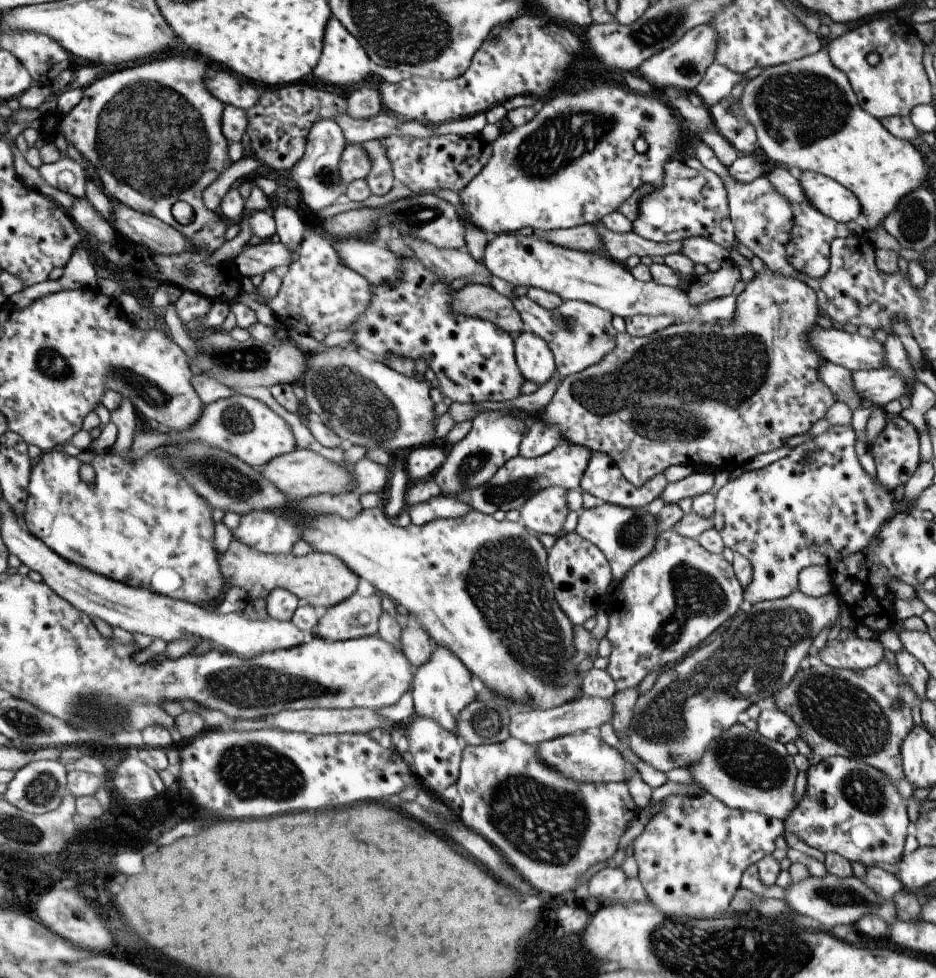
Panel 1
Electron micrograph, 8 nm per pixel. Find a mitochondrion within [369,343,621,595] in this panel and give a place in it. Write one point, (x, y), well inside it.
(513, 491)

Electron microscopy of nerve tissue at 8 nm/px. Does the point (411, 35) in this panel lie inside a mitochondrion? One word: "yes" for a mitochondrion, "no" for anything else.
yes

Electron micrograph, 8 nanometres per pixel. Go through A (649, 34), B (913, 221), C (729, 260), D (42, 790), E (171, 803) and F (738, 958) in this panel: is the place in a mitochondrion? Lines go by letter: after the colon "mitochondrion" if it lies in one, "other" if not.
A: mitochondrion
B: mitochondrion
C: other
D: mitochondrion
E: other
F: mitochondrion

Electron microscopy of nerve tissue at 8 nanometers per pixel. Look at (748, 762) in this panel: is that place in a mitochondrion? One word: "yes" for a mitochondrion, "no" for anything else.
yes

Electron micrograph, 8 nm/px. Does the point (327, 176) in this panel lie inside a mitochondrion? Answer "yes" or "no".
yes

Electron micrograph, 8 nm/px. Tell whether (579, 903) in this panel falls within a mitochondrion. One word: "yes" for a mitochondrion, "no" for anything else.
no

